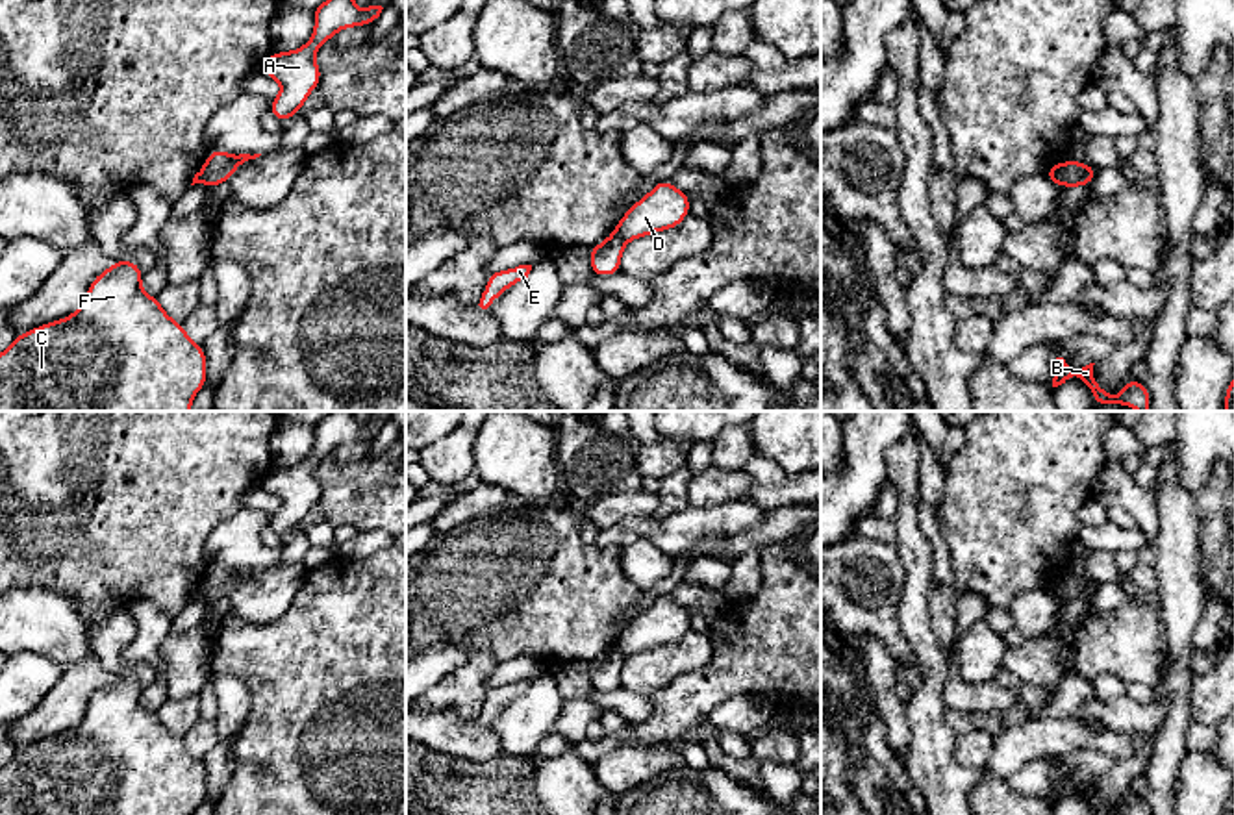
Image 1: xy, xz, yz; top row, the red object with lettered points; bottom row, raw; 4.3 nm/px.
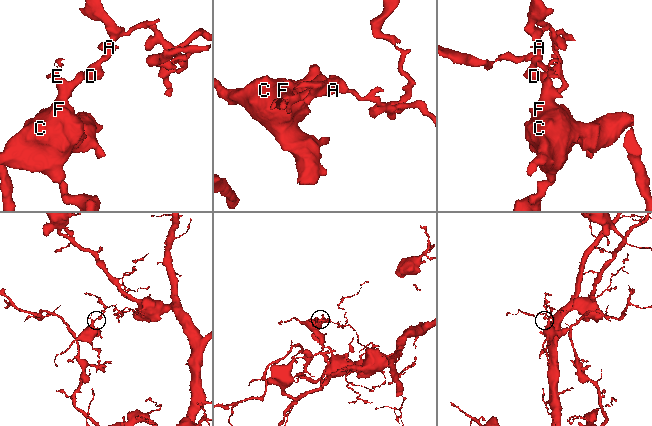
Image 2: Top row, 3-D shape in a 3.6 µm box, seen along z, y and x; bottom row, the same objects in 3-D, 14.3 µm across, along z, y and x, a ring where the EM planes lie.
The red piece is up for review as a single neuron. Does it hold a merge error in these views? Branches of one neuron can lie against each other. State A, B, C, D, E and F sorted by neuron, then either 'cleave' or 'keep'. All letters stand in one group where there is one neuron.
groups A D / B C E F; cleave

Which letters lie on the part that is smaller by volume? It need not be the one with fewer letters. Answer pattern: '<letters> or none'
B, C, E, F

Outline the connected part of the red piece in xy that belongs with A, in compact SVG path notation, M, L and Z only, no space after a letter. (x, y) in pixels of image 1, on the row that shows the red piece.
M326 0L311 9L315 17L311 39L293 52L272 52L261 67L267 78L282 82L282 93L269 102L269 113L282 122L302 109L322 78L315 63L317 50L343 28L372 26L384 7L369 6L359 11L354 0Z

